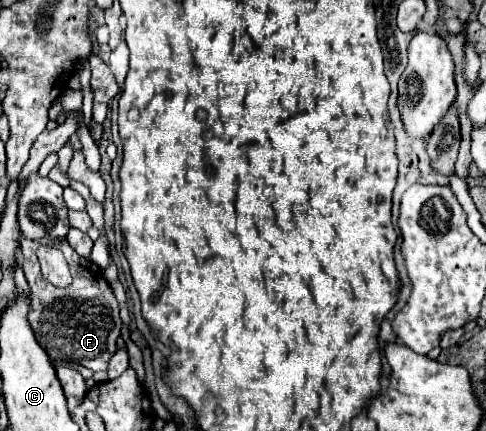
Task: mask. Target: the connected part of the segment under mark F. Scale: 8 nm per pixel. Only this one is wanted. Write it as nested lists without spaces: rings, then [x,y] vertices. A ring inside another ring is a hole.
[[[20,237],[20,253],[22,253],[22,269],[28,279],[32,291],[32,309],[28,315],[30,327],[34,337],[38,339],[40,347],[48,353],[52,361],[60,363],[78,363],[92,371],[106,371],[108,361],[114,355],[116,339],[120,337],[120,315],[118,315],[118,301],[102,275],[102,269],[92,263],[90,259],[80,257],[66,239],[60,241],[60,249],[70,265],[72,283],[70,287],[54,287],[48,283],[38,265],[36,251],[40,243]]]

